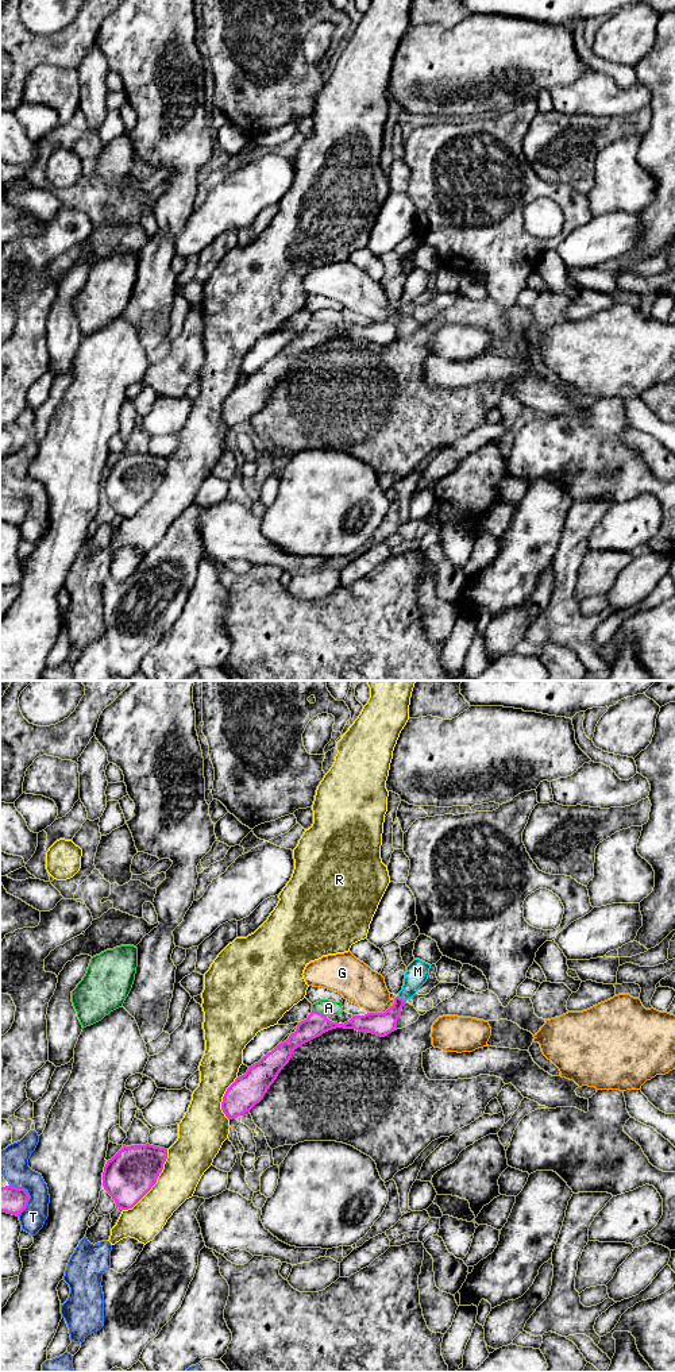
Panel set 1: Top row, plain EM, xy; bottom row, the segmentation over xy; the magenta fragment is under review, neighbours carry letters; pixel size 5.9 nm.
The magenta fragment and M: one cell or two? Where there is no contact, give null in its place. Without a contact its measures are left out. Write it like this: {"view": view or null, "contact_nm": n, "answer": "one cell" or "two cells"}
{"view": "xy", "contact_nm": 70, "answer": "one cell"}

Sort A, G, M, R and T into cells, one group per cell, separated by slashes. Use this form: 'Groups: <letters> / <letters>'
Groups: A / G / M / R / T

